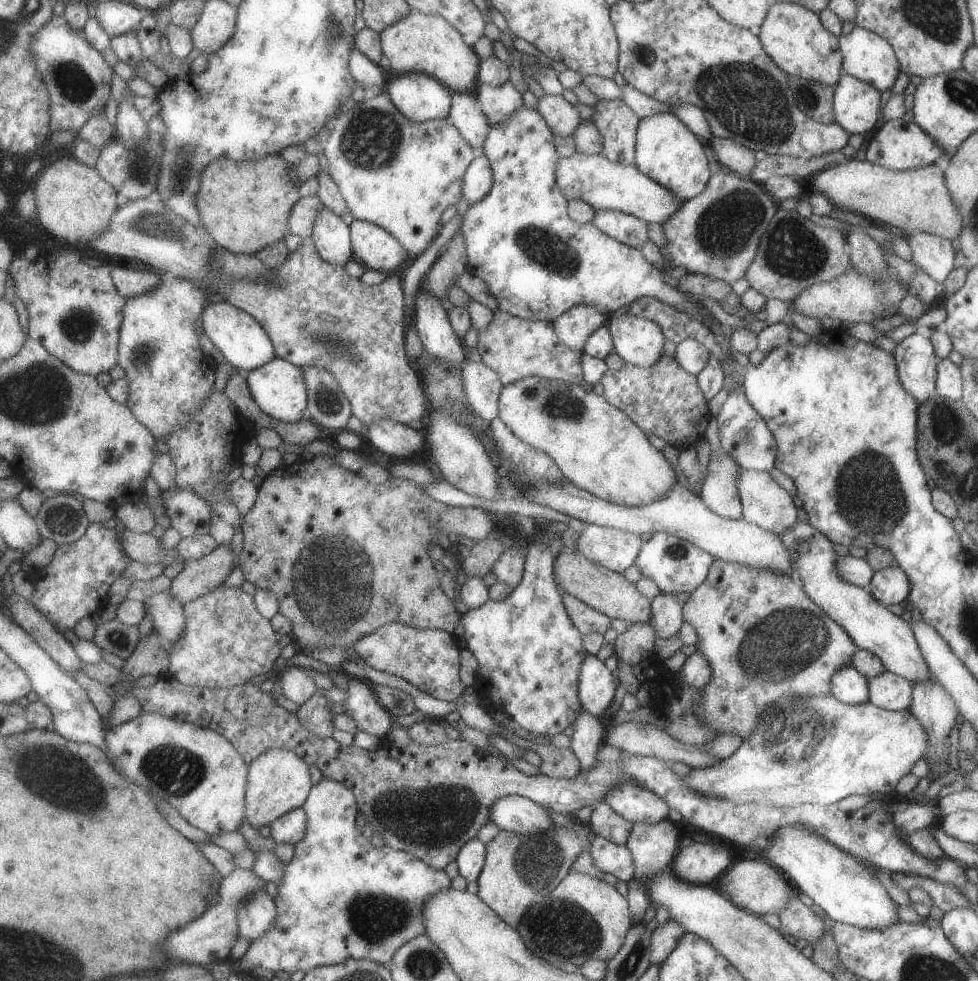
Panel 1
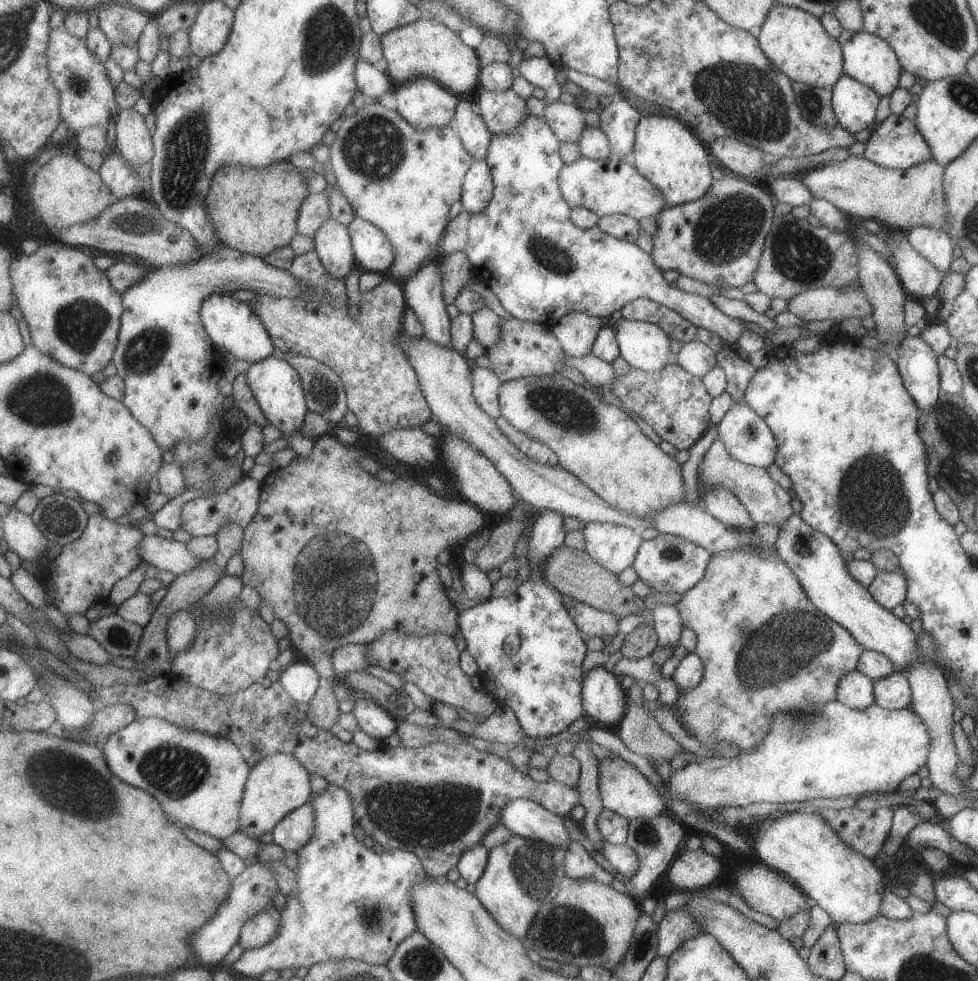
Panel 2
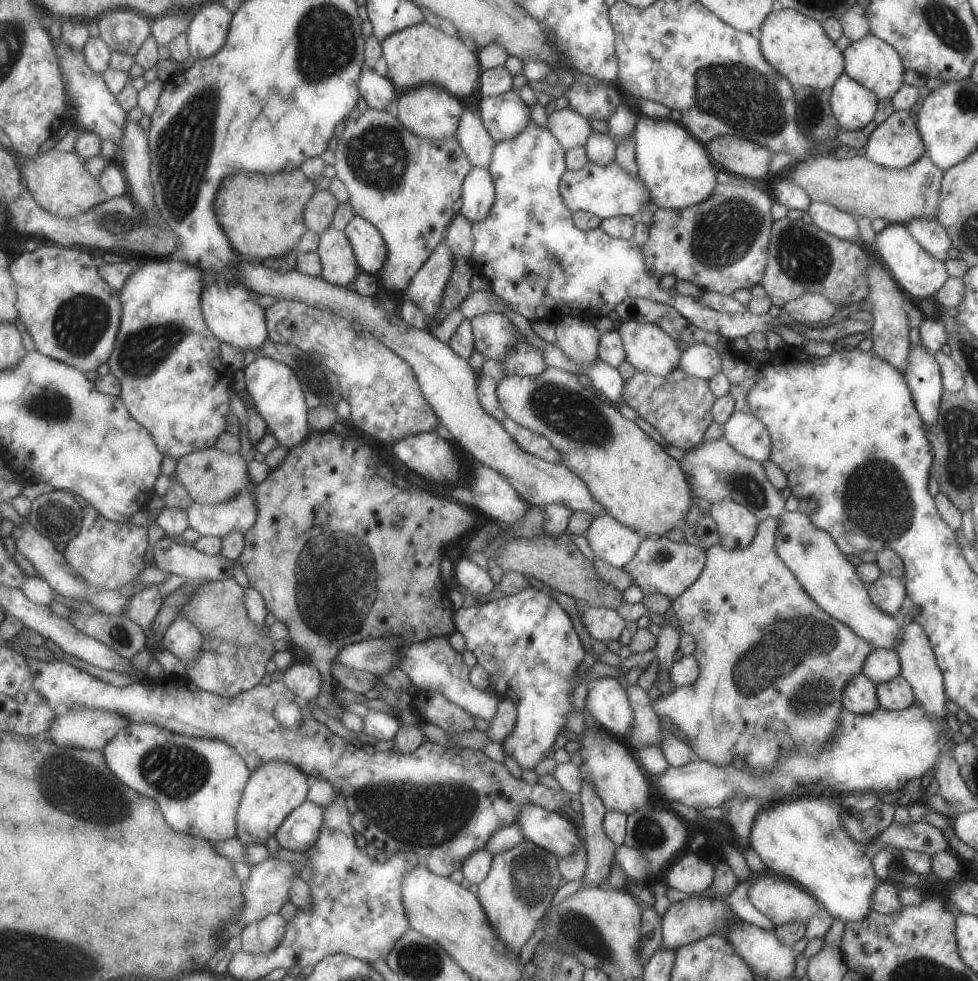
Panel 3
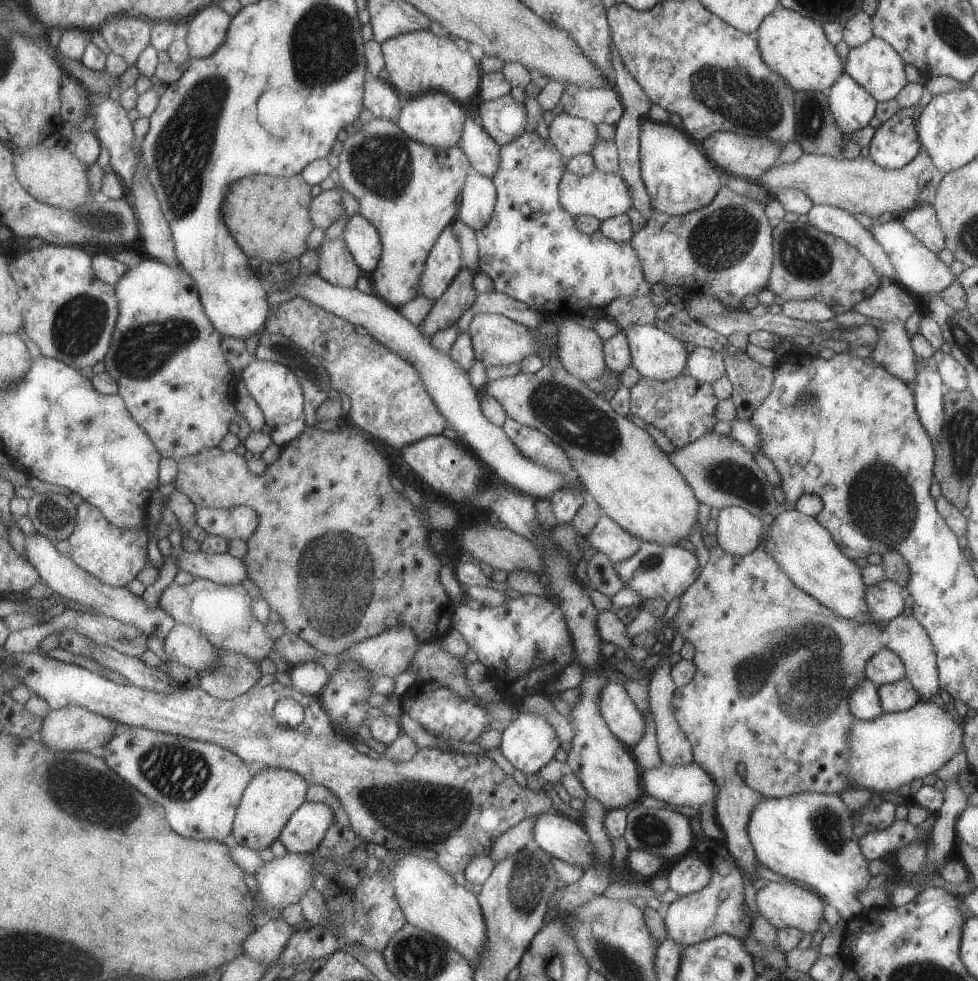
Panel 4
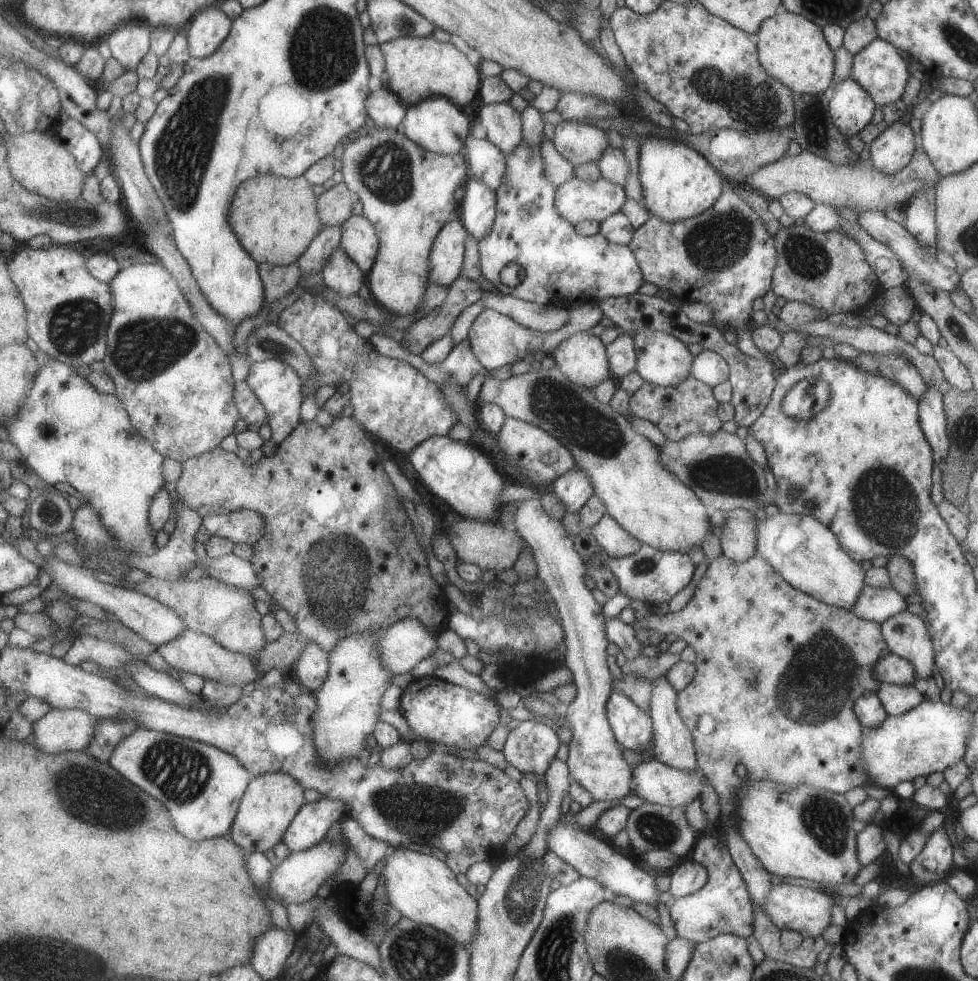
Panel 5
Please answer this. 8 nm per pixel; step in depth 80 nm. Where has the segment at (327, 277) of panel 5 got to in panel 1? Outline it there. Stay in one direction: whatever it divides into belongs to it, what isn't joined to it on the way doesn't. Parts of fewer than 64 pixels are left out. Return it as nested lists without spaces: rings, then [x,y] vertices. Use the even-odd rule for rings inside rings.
[[[325,206],[316,220],[314,235],[317,250],[330,263],[344,267],[354,258],[352,226],[333,209]]]

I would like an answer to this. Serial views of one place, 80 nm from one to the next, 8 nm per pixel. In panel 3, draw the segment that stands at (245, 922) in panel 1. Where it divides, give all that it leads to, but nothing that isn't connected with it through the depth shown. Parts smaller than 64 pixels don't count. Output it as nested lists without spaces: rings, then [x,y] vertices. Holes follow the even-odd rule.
[[[269,914],[257,924],[244,928],[242,951],[250,954],[267,954],[277,950],[285,938],[288,922],[281,914]]]

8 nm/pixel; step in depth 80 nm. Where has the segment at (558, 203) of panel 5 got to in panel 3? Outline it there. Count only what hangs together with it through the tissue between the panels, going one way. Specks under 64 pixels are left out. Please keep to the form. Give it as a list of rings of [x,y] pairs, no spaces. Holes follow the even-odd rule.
[[[588,161],[579,170],[565,170],[559,180],[558,190],[571,214],[578,211],[589,212],[600,220],[619,215],[634,218],[641,206],[652,206],[651,194],[644,188],[643,182],[631,172],[627,174],[623,168],[619,168],[617,162],[609,162],[603,167]]]

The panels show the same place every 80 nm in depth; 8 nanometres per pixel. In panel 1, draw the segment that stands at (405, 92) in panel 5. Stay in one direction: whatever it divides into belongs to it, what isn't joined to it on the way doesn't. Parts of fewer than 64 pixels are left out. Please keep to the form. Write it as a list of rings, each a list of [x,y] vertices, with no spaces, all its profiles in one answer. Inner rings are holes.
[[[413,9],[408,17],[386,27],[381,36],[390,67],[398,75],[425,73],[440,80],[453,92],[475,93],[478,83],[476,50],[465,44],[461,31],[446,18]]]

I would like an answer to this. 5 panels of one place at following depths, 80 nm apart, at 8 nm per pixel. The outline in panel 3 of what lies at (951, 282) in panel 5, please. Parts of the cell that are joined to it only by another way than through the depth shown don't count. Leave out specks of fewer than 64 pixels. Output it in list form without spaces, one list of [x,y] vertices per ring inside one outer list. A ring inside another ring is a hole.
[[[887,223],[881,232],[877,232],[873,249],[880,262],[891,272],[891,277],[897,282],[902,293],[910,300],[933,297],[935,292],[943,286],[943,282],[947,281],[948,275],[944,262],[935,260],[933,256],[925,252],[903,224]]]

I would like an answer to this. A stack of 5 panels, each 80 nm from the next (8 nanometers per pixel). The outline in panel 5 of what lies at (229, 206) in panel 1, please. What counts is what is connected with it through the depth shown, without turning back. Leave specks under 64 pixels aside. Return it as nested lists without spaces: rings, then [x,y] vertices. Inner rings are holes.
[[[263,174],[241,184],[233,208],[229,210],[229,222],[237,238],[240,238],[241,244],[245,246],[245,250],[249,250],[249,254],[252,254],[259,264],[290,265],[298,262],[299,258],[309,250],[309,246],[323,225],[317,212],[318,197],[315,196],[312,187],[313,184],[305,178],[305,175],[290,179]]]

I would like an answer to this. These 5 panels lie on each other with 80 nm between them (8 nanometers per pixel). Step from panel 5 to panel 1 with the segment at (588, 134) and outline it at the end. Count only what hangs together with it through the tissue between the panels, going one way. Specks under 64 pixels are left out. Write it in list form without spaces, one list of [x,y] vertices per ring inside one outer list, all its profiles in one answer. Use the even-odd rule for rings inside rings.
[[[543,95],[538,98],[536,111],[543,117],[554,135],[572,136],[582,118],[577,107],[565,101],[561,95]]]

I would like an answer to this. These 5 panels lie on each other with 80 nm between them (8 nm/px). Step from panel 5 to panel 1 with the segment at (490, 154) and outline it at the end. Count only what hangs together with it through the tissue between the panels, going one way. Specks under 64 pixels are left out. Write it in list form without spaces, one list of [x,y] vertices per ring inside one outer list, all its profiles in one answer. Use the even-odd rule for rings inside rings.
[[[453,92],[453,94],[454,101],[449,120],[474,148],[476,156],[483,155],[484,137],[488,135],[490,126],[480,111],[478,100],[469,93]]]

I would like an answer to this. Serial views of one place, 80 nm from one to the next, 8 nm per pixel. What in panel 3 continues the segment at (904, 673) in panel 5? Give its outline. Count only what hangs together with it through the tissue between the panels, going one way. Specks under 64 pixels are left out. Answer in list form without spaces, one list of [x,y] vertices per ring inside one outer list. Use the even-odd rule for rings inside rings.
[[[871,650],[861,666],[861,673],[875,685],[896,678],[899,672],[900,663],[895,650]]]

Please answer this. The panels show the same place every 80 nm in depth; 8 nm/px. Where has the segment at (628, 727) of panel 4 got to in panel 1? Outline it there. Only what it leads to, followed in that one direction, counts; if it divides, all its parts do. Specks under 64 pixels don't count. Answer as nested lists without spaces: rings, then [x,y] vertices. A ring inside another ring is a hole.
[[[587,653],[578,674],[578,697],[583,710],[601,720],[613,702],[618,683],[615,672],[609,671],[595,655]]]

